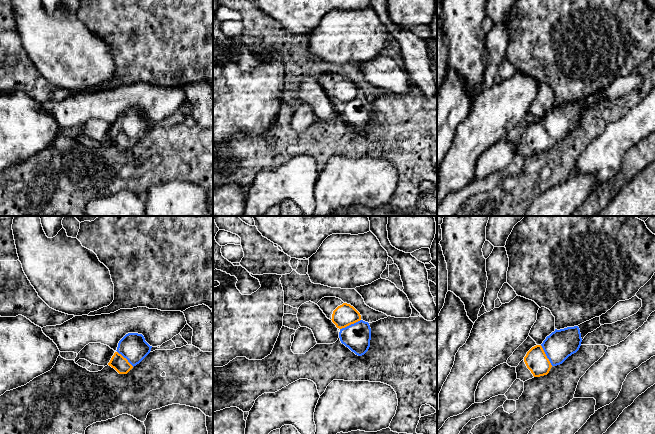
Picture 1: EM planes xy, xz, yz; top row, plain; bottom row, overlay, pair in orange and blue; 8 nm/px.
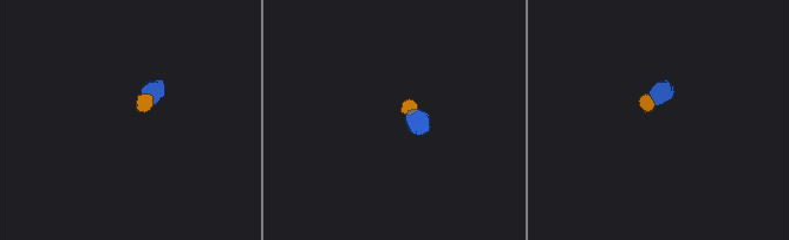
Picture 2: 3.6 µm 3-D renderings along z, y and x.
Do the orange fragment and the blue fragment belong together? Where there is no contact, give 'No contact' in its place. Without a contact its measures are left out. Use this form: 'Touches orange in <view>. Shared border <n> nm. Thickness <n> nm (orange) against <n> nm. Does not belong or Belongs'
Touches orange in xz. Shared border 190 nm. Thickness 180 nm (orange) against 220 nm. Belongs

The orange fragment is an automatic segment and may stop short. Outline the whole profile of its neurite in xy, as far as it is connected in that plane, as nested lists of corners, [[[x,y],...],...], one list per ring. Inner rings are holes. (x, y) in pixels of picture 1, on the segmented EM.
[[[128,333],[119,341],[108,365],[119,374],[127,374],[150,353],[151,348],[142,334]]]

